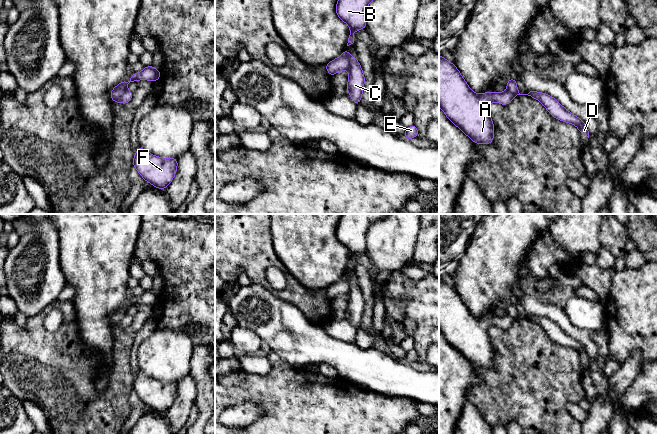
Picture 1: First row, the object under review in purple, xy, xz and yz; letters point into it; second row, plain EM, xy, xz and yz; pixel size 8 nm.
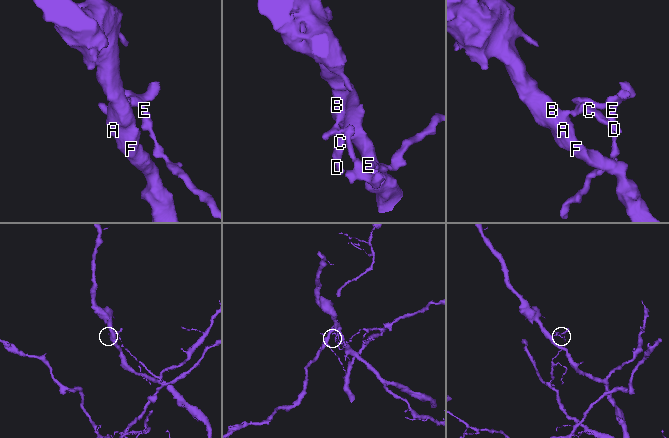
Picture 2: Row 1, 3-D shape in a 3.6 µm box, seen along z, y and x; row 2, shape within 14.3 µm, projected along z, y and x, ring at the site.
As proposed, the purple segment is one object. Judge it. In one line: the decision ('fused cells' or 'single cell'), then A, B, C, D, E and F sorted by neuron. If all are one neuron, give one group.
fused cells; A B C D F / E

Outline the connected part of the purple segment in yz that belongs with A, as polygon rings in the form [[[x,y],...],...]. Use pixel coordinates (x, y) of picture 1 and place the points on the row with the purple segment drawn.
[[[439,55],[439,106],[447,118],[474,143],[487,145],[494,139],[489,105],[493,101],[508,105],[512,99],[513,96],[507,91],[473,92],[456,66]]]

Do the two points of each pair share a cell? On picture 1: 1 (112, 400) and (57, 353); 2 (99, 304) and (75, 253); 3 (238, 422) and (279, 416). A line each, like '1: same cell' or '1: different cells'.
1: same cell
2: same cell
3: different cells

